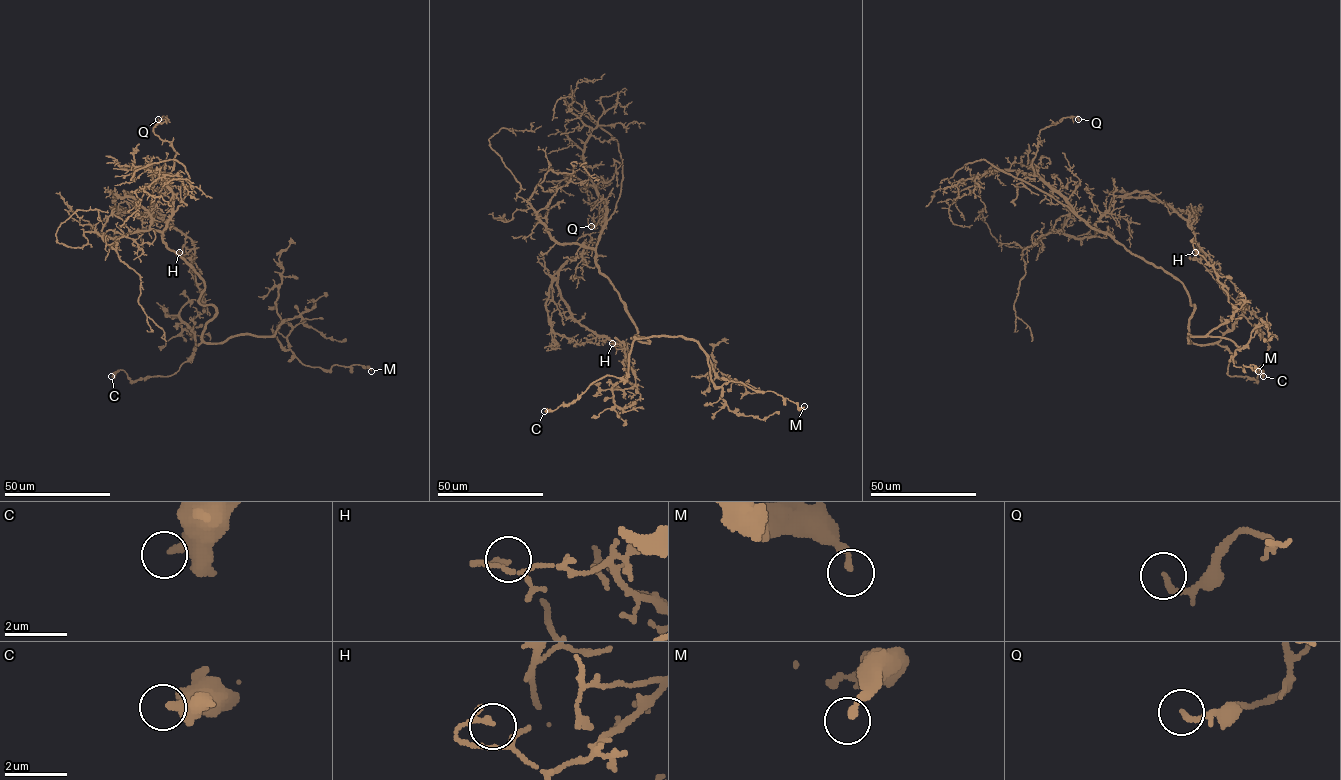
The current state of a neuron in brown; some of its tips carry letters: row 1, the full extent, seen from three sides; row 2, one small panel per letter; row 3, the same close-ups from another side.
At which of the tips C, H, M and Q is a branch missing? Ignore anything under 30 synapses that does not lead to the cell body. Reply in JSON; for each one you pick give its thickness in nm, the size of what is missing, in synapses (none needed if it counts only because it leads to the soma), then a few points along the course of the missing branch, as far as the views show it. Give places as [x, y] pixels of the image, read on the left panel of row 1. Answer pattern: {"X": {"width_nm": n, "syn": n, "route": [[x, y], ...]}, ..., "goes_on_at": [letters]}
{"goes_on_at": []}

